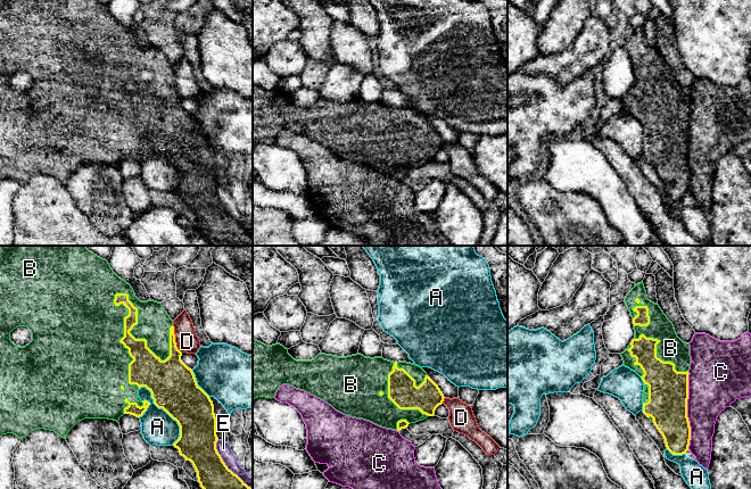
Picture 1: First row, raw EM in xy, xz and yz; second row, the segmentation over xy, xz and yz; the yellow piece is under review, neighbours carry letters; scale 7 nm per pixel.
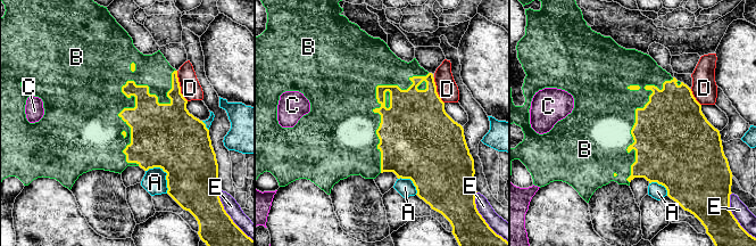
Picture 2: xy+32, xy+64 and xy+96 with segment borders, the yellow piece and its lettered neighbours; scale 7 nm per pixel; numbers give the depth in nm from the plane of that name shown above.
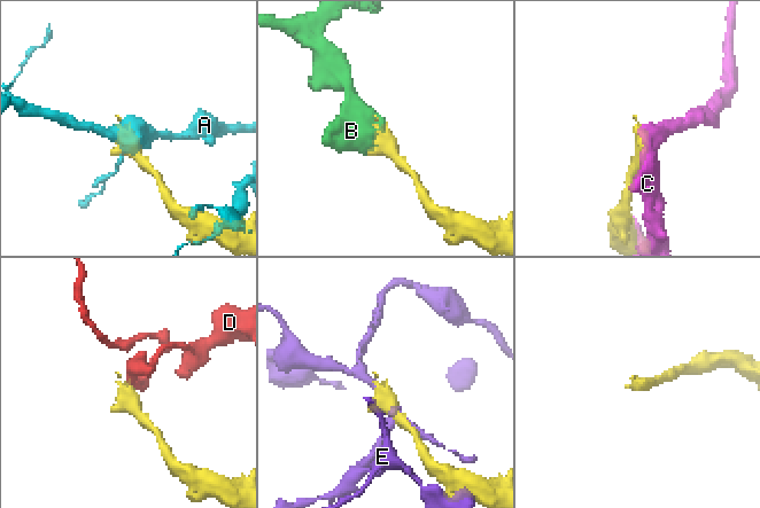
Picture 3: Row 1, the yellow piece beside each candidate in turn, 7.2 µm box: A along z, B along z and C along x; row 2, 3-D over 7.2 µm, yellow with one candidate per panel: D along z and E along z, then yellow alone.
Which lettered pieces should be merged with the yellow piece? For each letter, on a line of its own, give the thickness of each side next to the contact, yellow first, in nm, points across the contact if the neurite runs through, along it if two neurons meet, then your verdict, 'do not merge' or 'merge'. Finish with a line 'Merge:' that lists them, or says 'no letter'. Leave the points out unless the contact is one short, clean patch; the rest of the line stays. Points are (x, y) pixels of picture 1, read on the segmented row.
A: 320/240 nm | do not merge
B: 190/480 nm | merge
C: 280/360 nm | do not merge
D: 240/160 nm | along xy (172, 325), (175, 346), (181, 353) | do not merge
E: 260/90 nm | do not merge
Merge: B

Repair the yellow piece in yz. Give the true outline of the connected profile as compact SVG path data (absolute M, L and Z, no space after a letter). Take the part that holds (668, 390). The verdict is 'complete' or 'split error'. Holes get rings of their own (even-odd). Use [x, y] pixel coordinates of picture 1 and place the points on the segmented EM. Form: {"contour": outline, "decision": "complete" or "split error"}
{"contour": "M643 282L635 284L625 302L633 317L635 338L620 355L624 365L635 371L644 382L643 413L654 423L672 455L686 454L691 440L687 417L690 345L677 337L659 305L647 299Z", "decision": "split error"}

